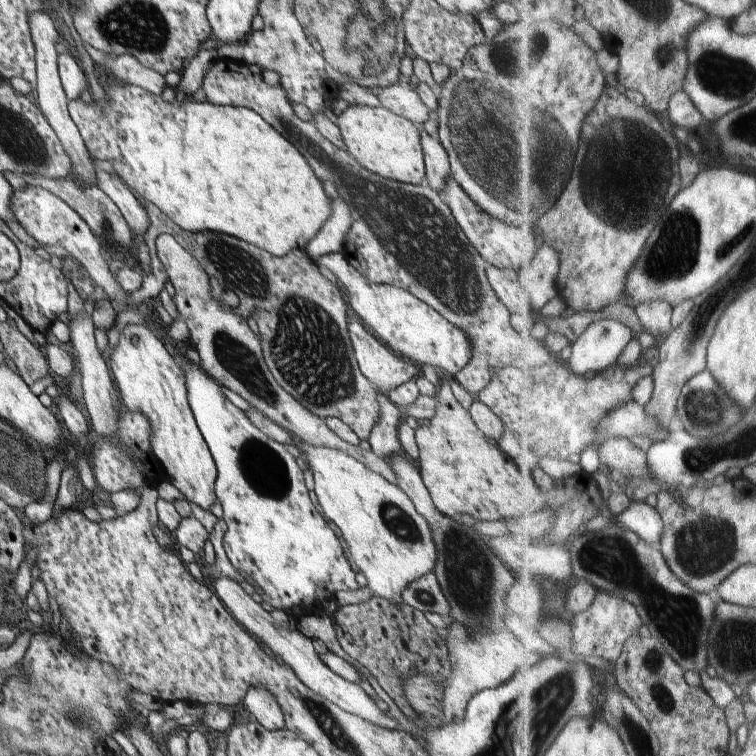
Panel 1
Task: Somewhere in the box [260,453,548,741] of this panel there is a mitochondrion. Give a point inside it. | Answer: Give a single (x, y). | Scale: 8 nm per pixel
(469, 571)

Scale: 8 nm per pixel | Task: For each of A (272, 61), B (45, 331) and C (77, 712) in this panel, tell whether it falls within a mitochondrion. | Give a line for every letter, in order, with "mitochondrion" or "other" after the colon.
A: other
B: other
C: mitochondrion

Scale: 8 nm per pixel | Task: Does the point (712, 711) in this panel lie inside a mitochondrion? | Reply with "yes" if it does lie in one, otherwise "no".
no

